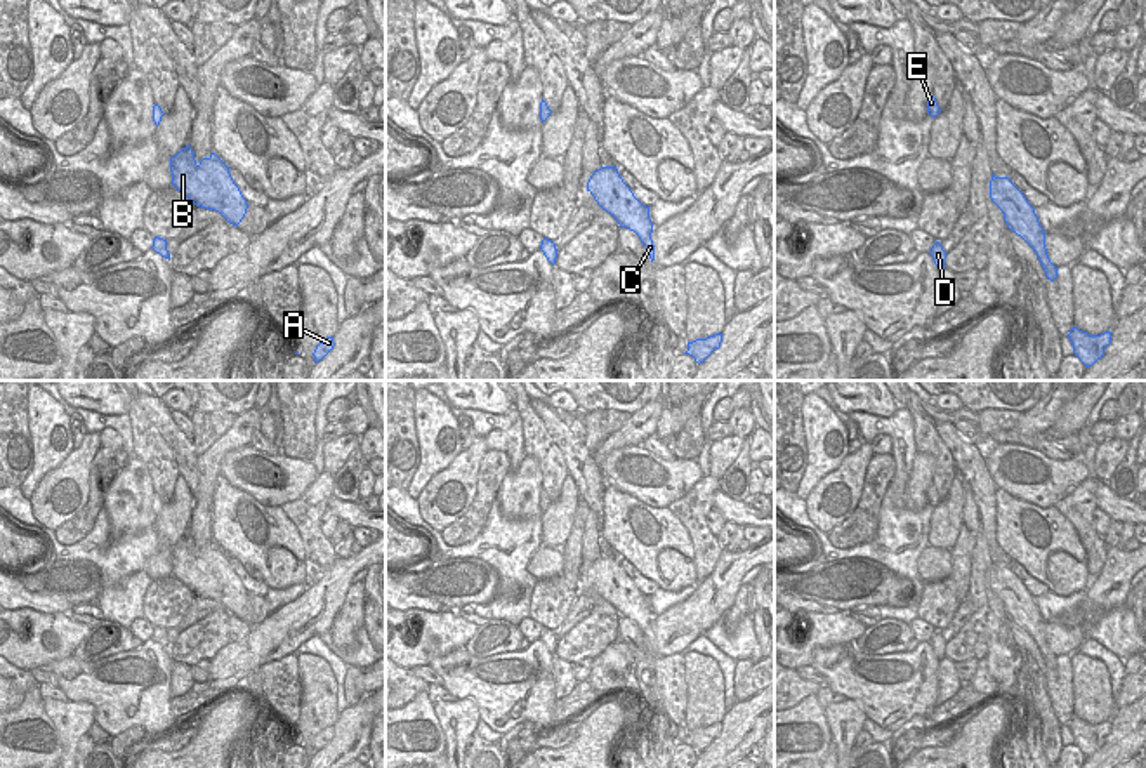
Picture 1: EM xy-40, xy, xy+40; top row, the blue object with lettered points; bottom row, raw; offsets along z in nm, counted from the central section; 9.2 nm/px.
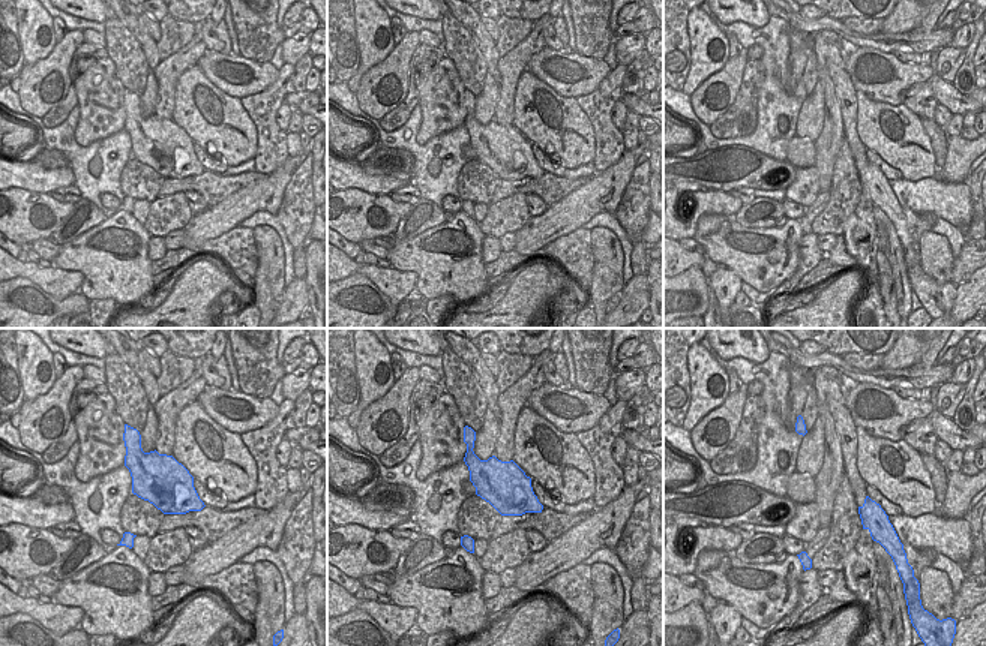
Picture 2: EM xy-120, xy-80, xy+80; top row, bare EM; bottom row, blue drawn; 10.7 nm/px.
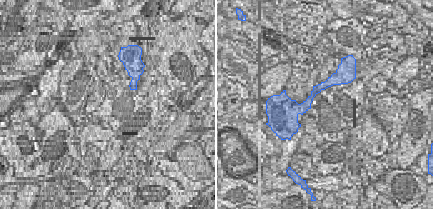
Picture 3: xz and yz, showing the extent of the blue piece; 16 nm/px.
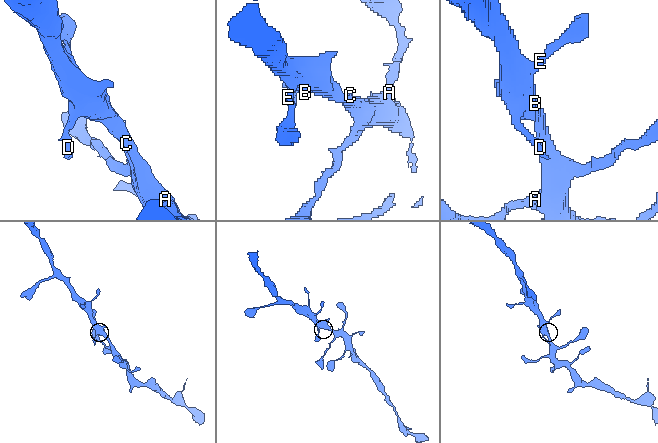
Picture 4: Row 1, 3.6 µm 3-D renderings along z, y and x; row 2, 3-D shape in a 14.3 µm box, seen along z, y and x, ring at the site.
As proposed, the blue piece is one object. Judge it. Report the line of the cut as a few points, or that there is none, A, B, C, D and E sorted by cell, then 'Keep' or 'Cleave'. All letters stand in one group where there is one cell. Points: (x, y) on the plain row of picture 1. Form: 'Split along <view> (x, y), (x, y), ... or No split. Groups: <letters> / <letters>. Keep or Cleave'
No split. Groups: A B C D E. Keep.

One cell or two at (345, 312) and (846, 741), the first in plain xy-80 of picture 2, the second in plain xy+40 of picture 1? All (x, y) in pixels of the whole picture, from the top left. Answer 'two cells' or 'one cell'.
two cells

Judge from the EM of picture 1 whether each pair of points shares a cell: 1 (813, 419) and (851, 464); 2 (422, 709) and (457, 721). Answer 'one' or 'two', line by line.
1: two
2: two

